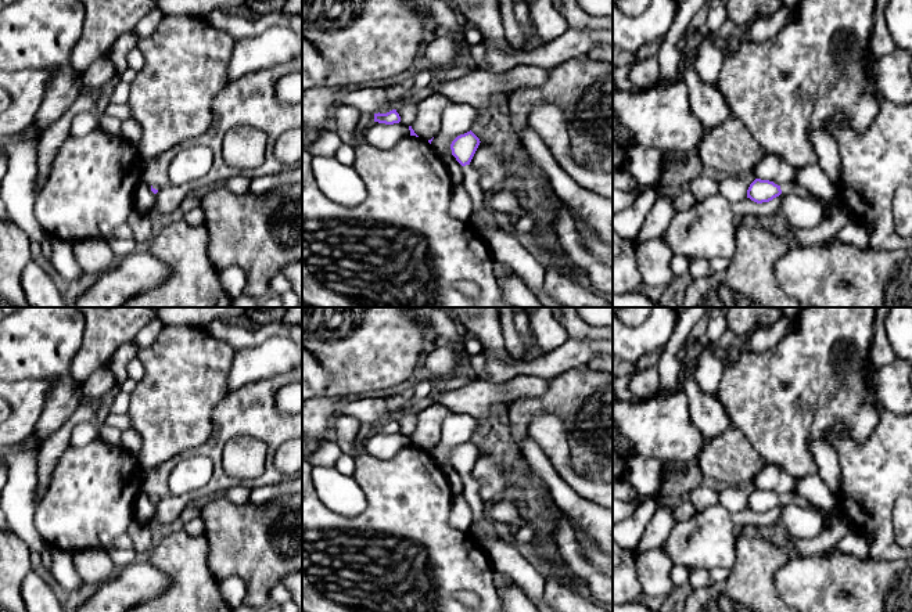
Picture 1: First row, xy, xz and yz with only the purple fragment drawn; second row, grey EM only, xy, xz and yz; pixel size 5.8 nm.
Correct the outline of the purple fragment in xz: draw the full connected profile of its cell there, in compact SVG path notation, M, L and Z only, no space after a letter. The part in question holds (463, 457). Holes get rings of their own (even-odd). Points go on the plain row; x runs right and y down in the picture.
M470 440L457 446L450 454L452 465L462 475L462 493L473 512L470 533L488 555L495 572L510 577L529 597L539 612L554 612L543 598L546 579L541 568L529 564L514 544L500 537L485 539L478 533L478 523L488 518L488 508L480 497L480 489L484 482L470 476L480 453L480 449Z

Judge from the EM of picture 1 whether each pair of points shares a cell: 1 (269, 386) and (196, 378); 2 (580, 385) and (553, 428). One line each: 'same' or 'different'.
1: different
2: different

